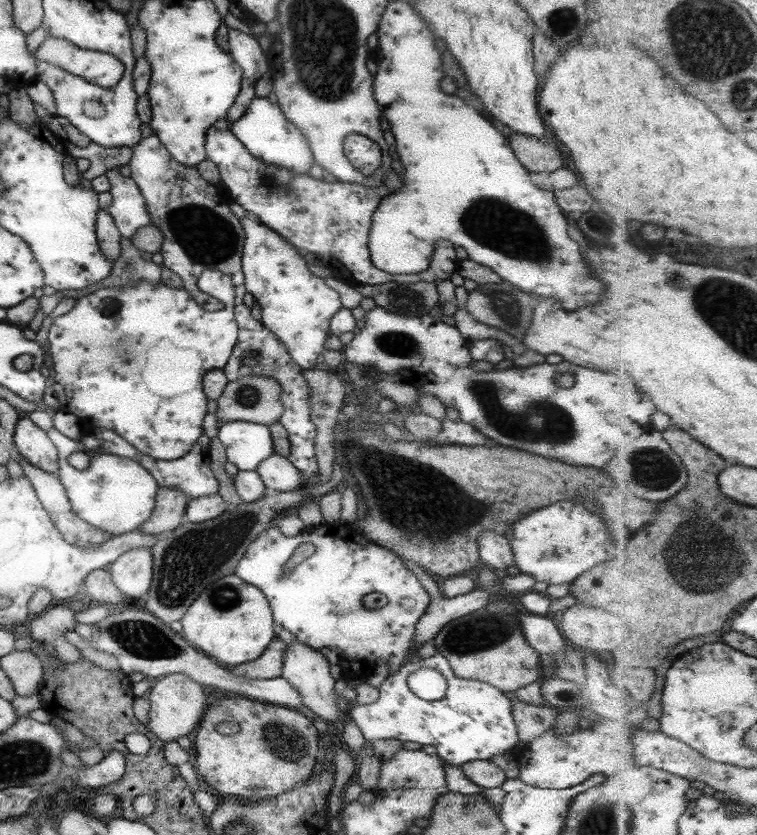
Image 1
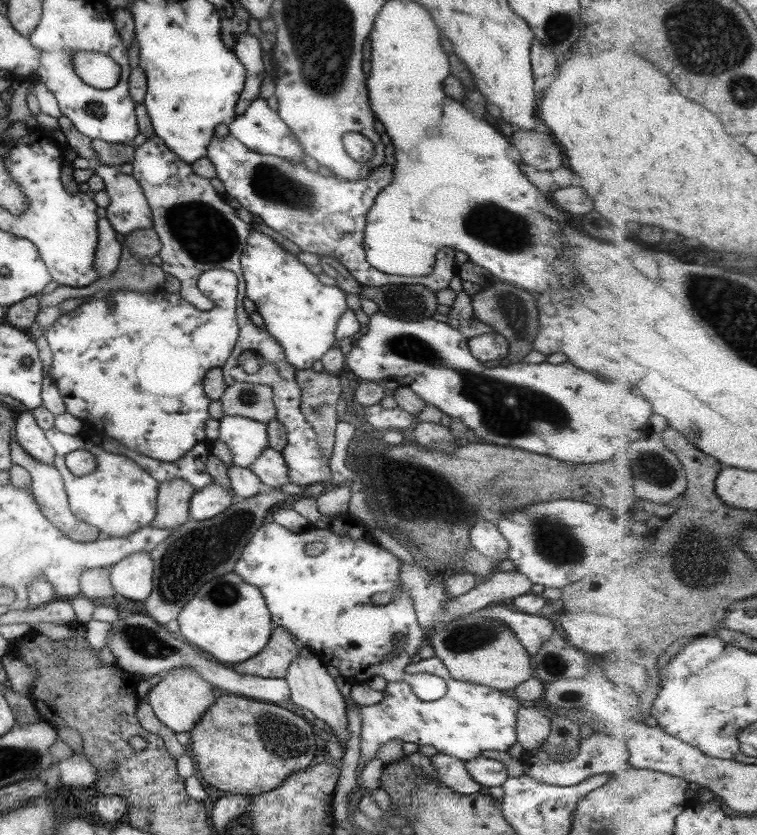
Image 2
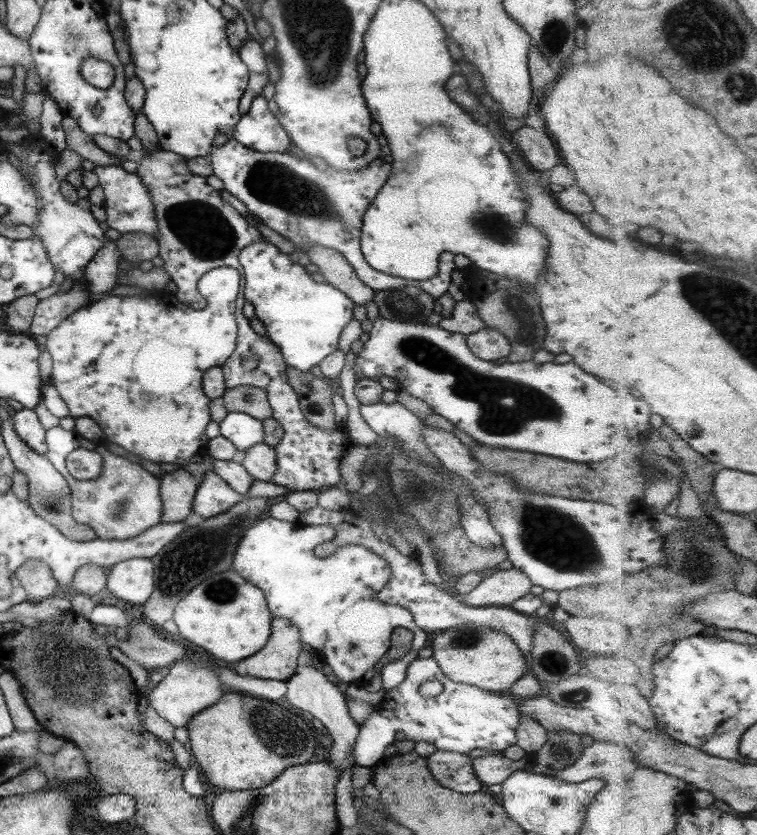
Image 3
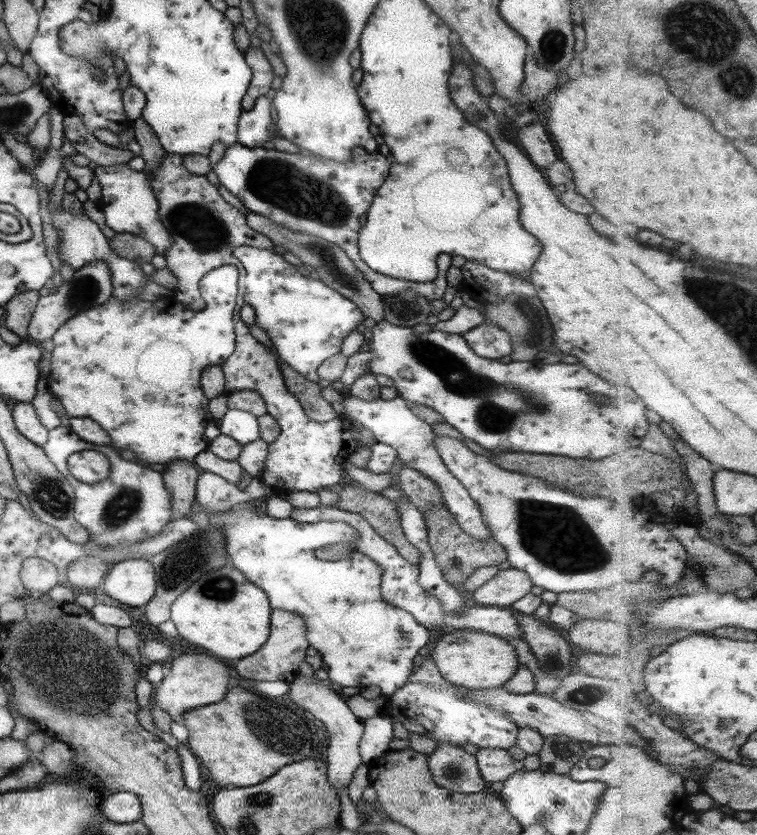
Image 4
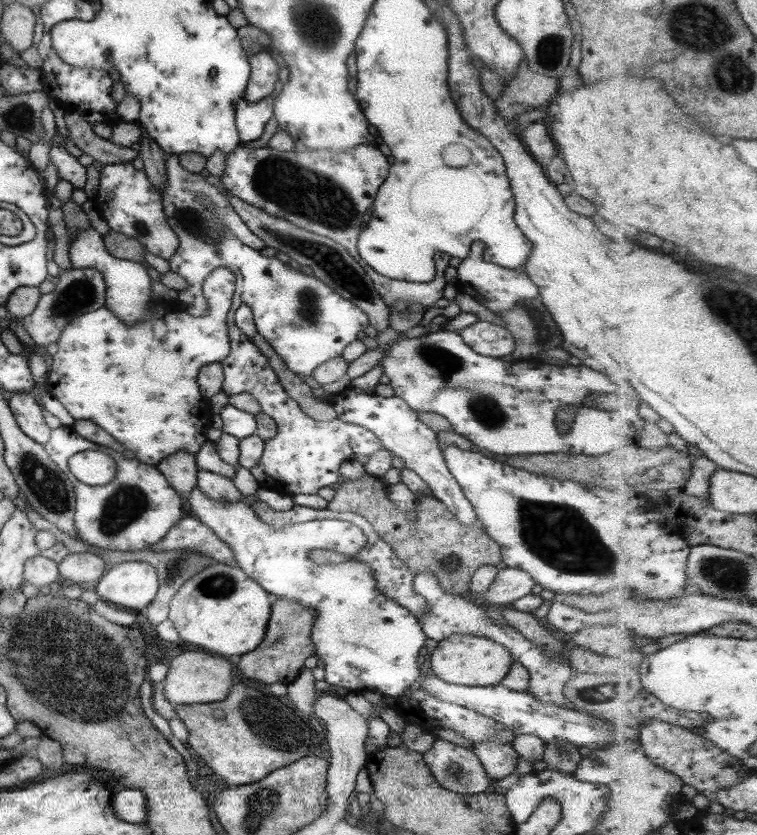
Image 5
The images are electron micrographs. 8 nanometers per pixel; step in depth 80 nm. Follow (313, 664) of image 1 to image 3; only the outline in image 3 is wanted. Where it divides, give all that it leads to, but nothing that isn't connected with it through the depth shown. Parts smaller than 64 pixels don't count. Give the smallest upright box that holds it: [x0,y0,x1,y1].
[285,666,359,772]

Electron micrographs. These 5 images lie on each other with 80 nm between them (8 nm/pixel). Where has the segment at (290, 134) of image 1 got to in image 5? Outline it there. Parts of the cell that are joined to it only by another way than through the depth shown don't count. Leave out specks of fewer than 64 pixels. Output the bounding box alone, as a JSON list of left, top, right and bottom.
[234,96,274,143]

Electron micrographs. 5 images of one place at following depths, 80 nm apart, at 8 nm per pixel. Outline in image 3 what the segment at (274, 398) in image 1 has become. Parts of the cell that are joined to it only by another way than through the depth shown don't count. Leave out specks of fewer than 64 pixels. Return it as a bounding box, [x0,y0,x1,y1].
[222,385,272,420]

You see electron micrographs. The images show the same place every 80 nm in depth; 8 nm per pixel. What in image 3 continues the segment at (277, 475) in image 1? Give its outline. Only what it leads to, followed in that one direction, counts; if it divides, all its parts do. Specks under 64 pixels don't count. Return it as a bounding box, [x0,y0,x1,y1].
[238,441,275,481]

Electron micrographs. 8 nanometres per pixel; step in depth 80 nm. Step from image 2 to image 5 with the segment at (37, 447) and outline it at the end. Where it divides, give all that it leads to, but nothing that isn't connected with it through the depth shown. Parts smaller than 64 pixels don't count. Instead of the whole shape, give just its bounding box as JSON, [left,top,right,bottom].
[6,393,50,445]

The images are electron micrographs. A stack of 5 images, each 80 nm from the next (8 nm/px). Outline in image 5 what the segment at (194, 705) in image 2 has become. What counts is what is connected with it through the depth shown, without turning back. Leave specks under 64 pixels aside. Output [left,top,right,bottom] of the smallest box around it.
[163,652,233,705]

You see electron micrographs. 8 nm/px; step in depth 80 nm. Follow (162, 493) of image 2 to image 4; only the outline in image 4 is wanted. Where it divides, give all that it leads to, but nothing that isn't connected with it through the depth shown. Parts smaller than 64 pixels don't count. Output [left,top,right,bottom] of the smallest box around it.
[161,460,195,518]

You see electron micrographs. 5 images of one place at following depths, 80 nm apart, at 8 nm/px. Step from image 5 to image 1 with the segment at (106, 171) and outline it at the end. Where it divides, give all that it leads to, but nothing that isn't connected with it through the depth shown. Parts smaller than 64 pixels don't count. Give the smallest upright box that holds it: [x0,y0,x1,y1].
[104,169,150,239]

